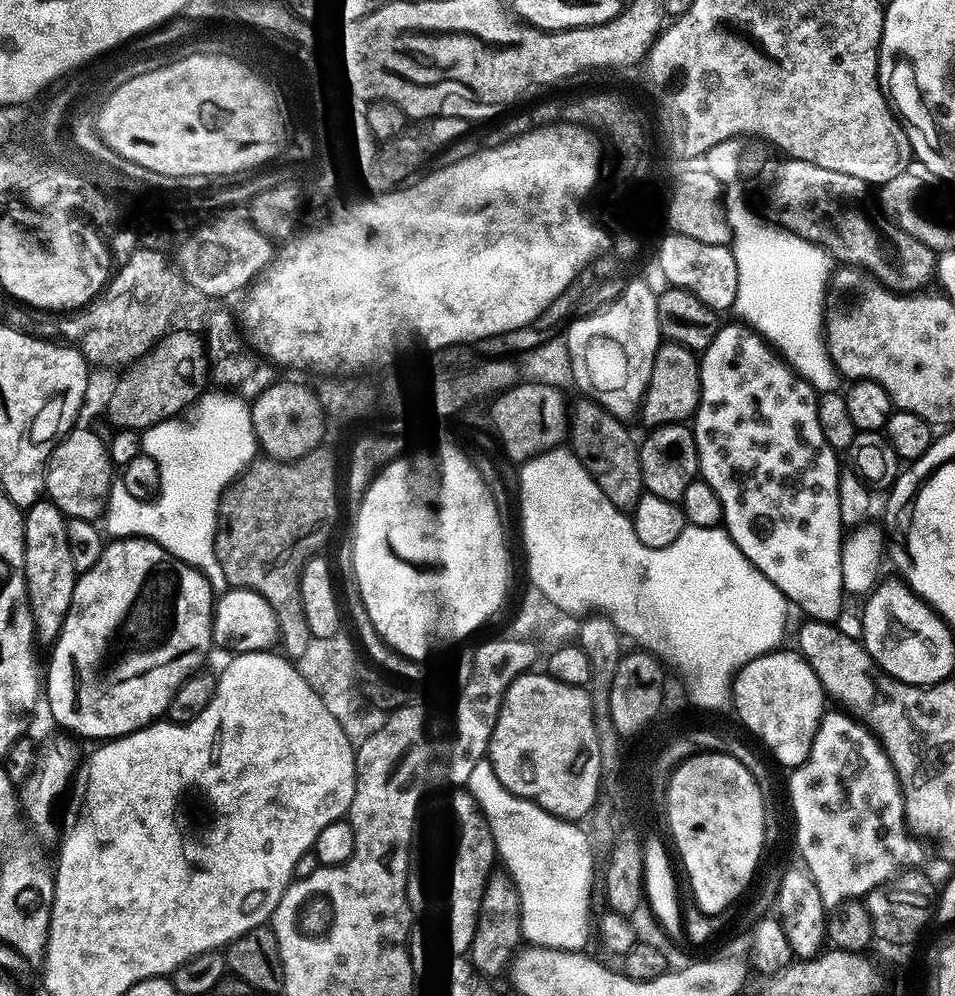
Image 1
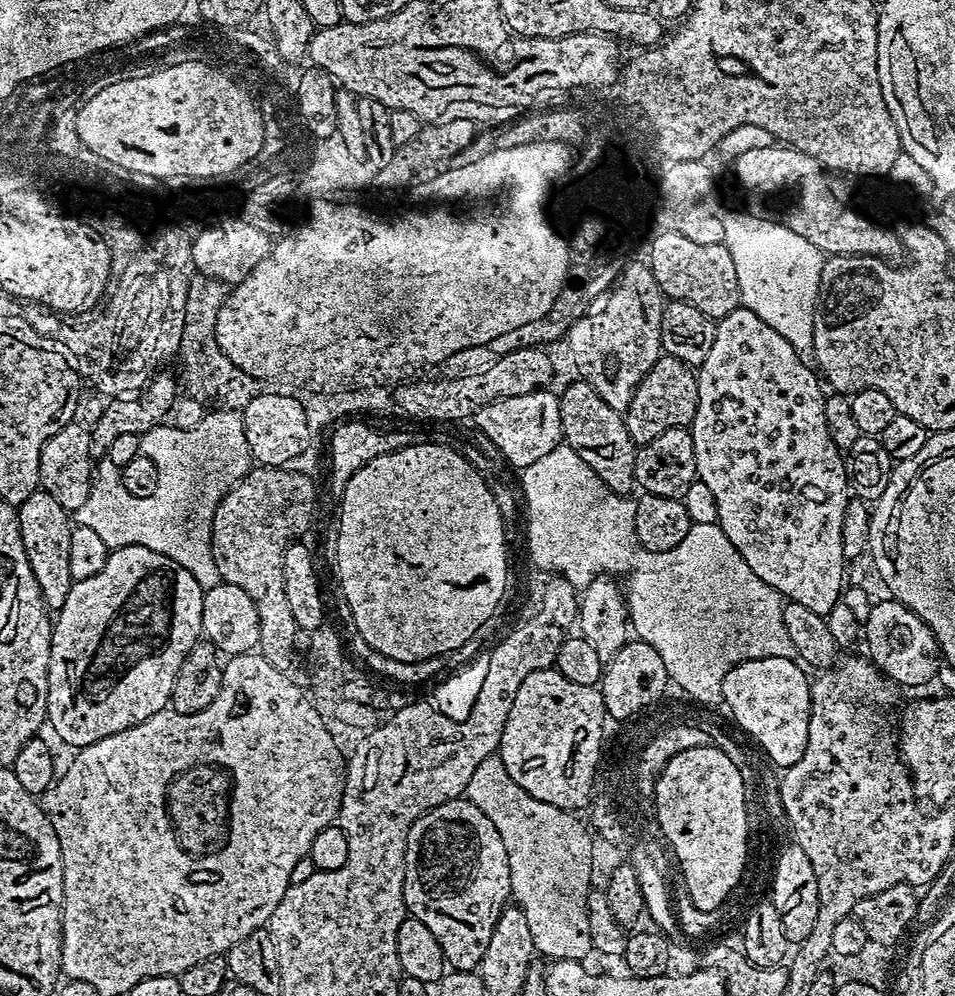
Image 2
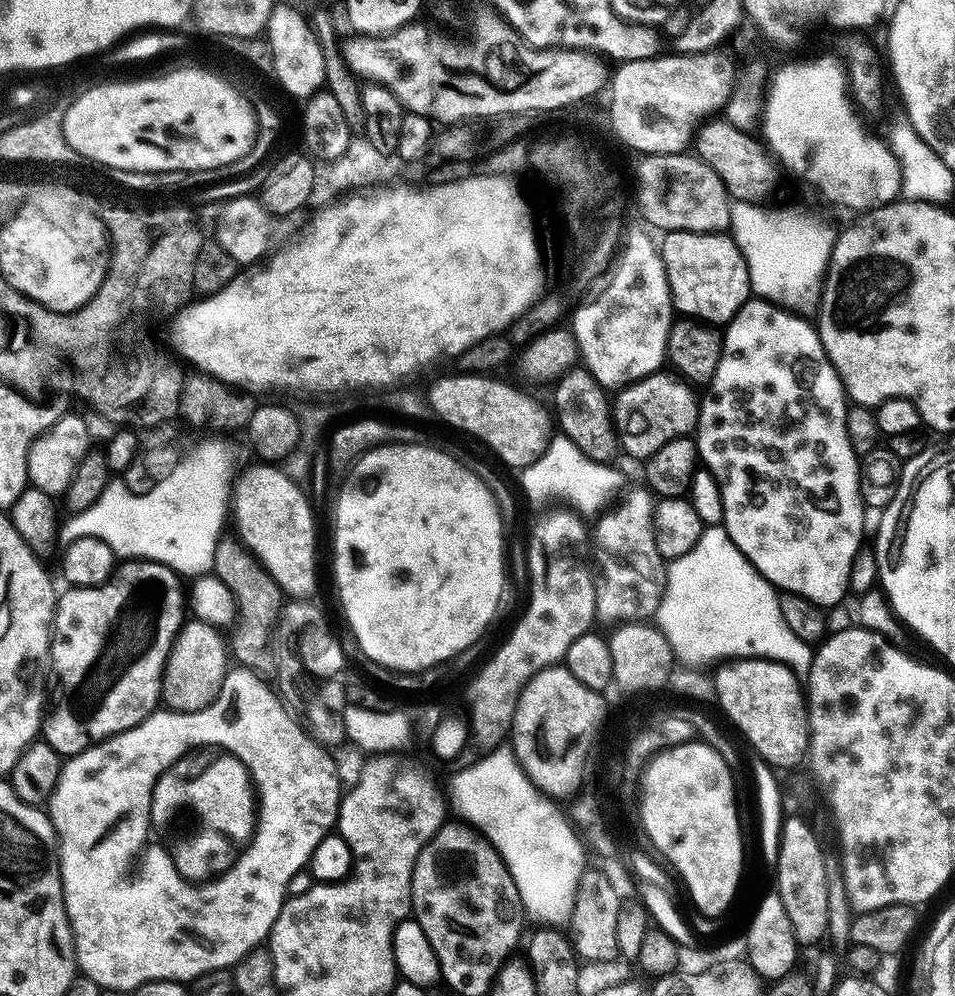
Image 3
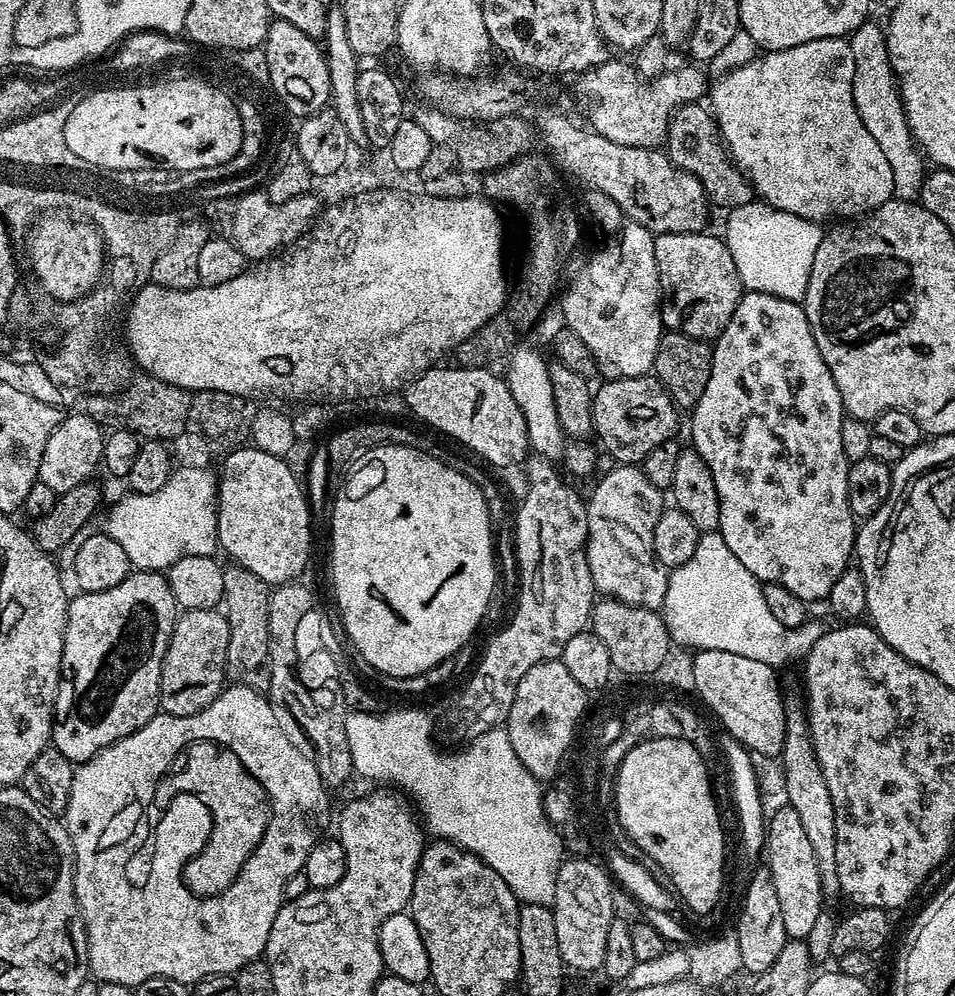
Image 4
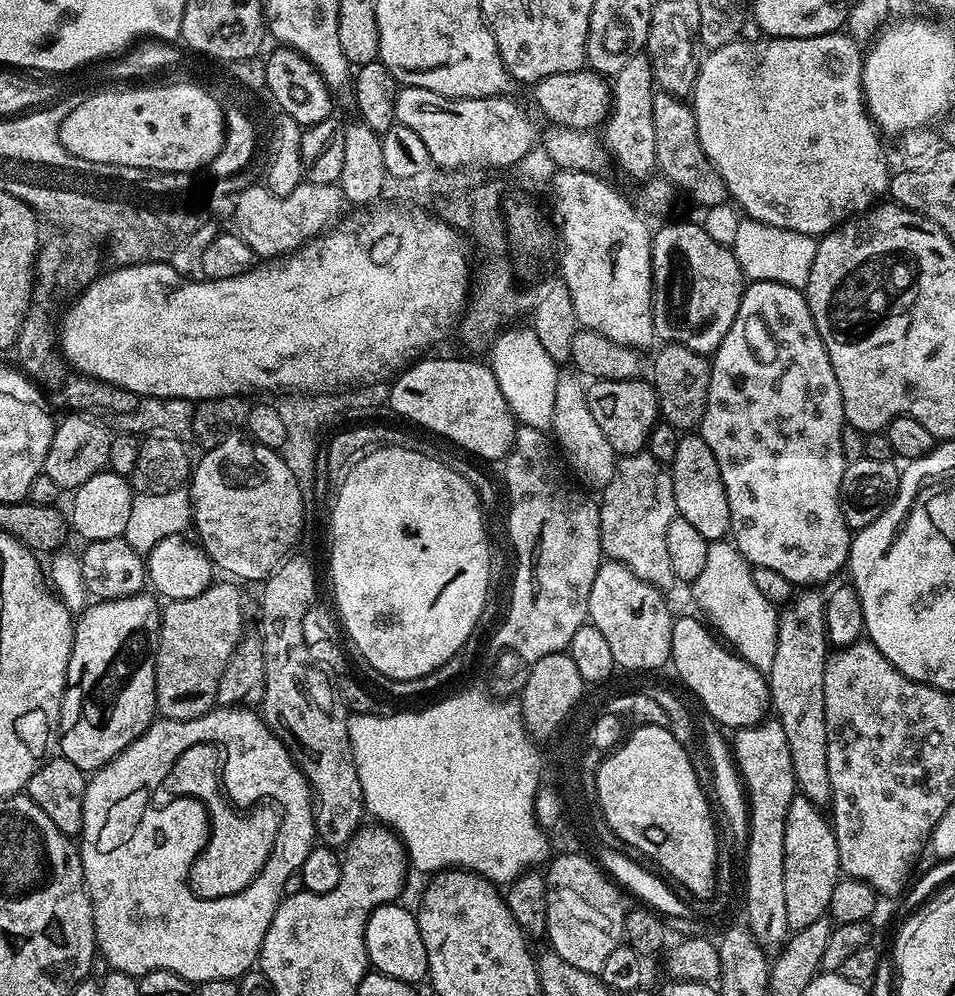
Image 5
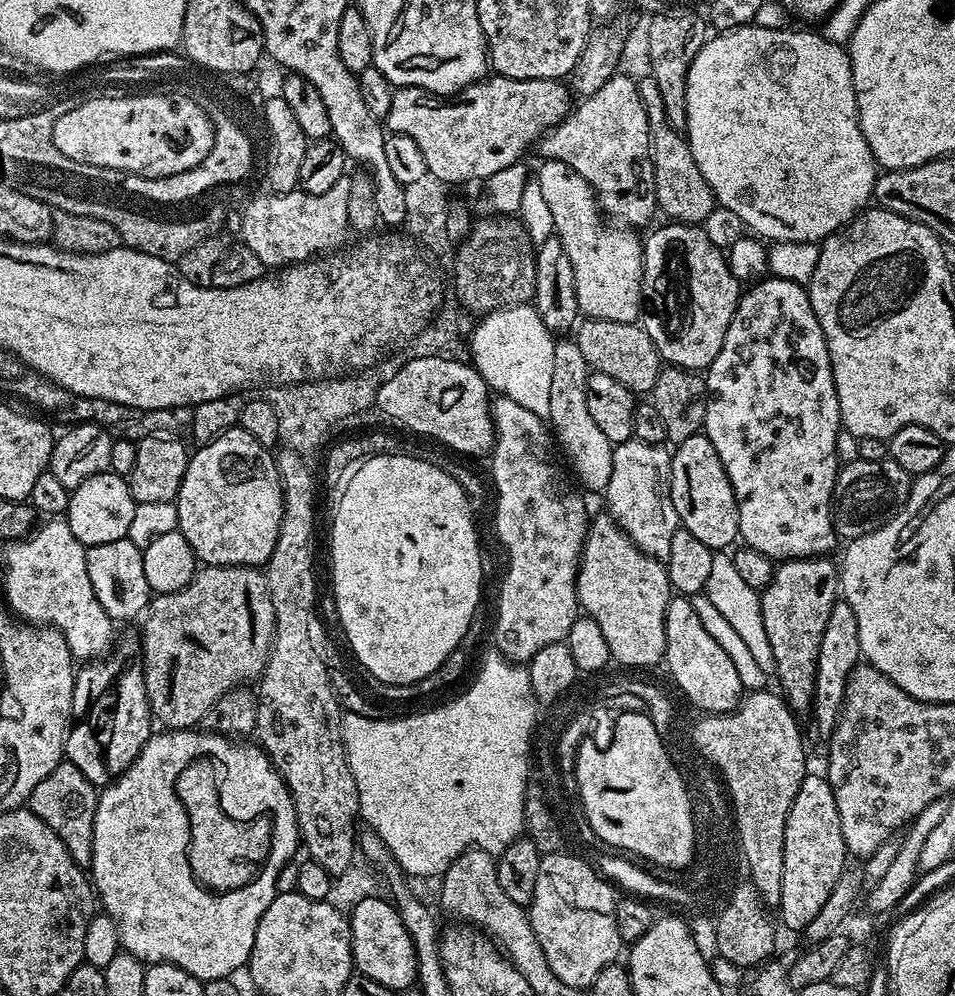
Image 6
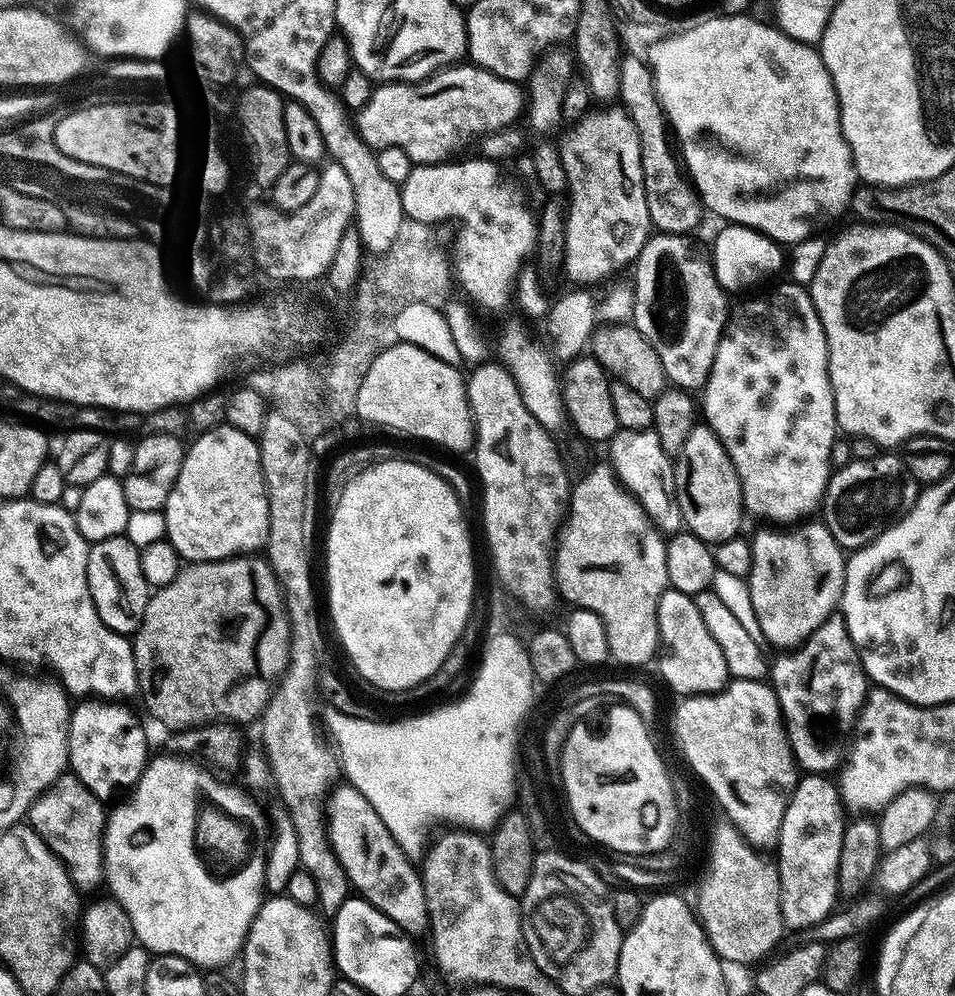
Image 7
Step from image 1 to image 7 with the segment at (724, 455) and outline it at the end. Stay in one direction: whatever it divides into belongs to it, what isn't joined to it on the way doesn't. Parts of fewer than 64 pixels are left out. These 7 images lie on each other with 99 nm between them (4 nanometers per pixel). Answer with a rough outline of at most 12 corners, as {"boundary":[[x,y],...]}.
{"boundary":[[805,285],[731,309],[703,419],[745,513],[823,505],[838,438]]}

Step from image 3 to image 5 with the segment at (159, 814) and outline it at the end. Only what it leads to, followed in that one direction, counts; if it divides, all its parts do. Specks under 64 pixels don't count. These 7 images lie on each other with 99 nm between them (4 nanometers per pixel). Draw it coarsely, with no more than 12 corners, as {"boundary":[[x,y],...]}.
{"boundary":[[190,746],[163,787],[200,800],[211,839],[193,862],[199,900],[260,873],[281,811],[266,794],[228,792],[228,753]]}

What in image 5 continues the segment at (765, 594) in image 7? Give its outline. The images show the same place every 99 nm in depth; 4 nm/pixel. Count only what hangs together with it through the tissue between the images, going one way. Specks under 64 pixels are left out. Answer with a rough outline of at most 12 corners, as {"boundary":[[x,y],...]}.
{"boundary":[[825,597],[779,609],[770,708],[799,795],[832,799]]}

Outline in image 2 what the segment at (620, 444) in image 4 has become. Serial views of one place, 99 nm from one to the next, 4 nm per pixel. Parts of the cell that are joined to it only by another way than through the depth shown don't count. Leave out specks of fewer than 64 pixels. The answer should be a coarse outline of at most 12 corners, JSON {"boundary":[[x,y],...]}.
{"boundary":[[661,354],[622,413],[637,446],[688,428],[696,372]]}

